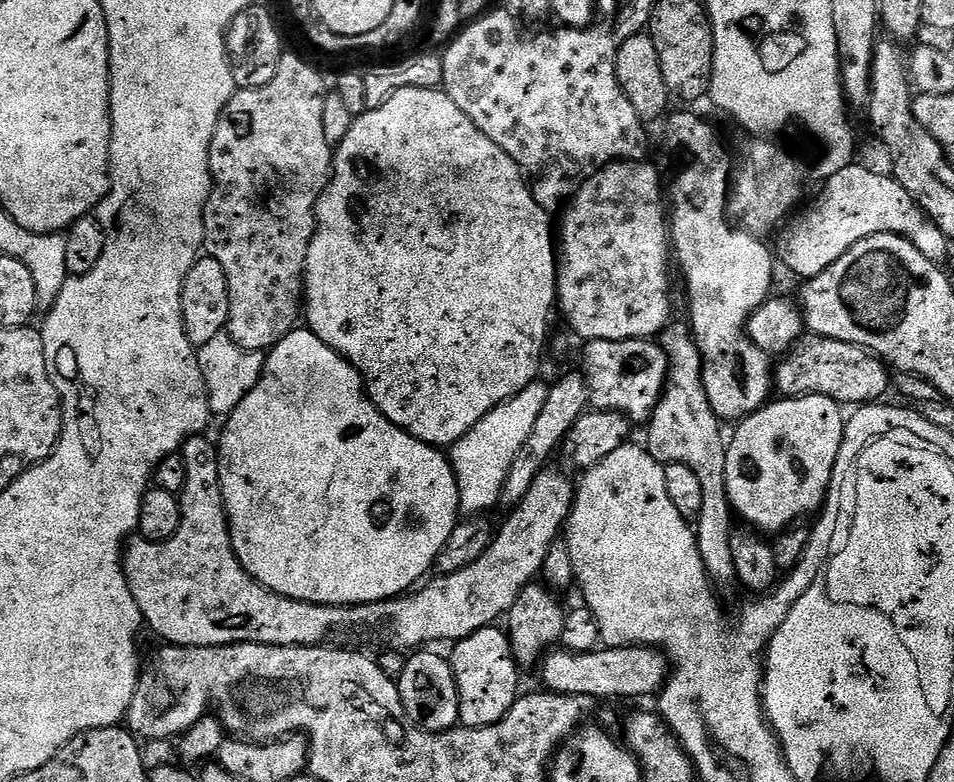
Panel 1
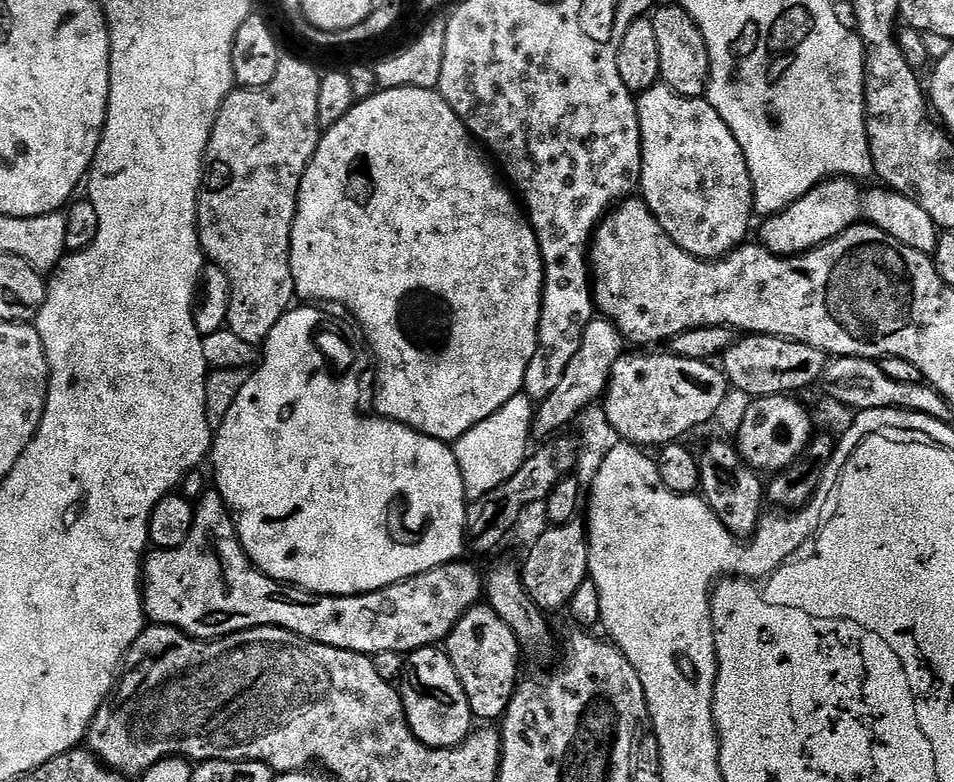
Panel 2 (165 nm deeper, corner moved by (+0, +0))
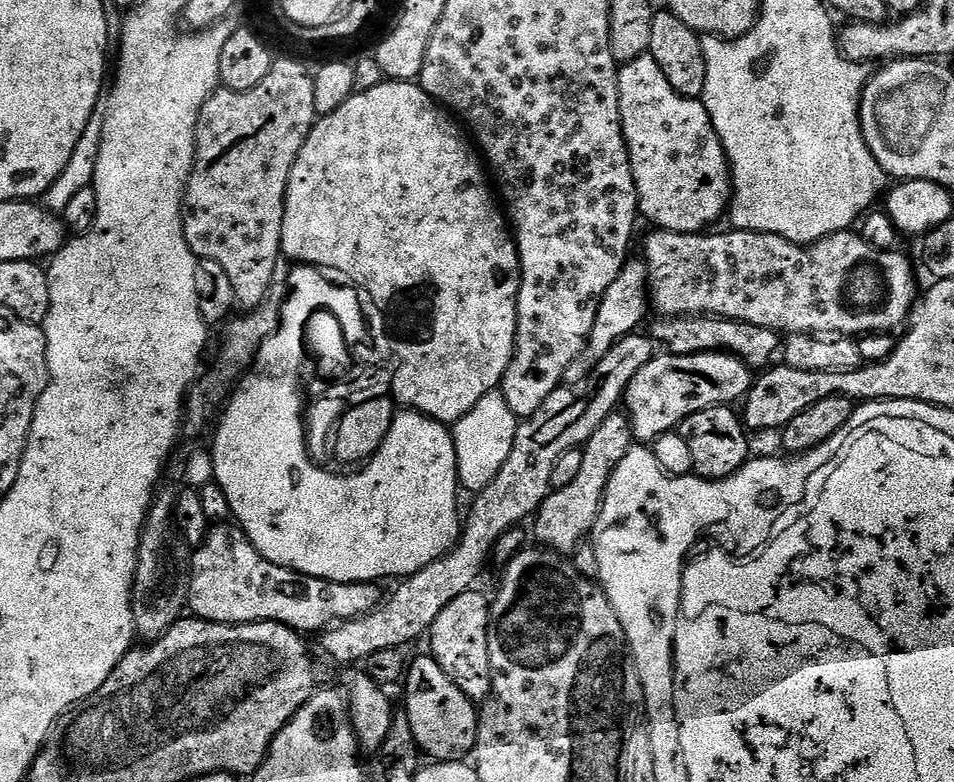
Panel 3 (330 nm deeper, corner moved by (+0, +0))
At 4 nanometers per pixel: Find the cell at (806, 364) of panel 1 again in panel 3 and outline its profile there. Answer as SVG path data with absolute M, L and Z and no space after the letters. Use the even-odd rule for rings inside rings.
M669 316L656 318L650 335L657 345L664 344L673 356L693 356L703 352L727 352L737 356L745 366L764 370L773 363L782 348L782 340L771 328L759 328L741 320L724 320L721 316ZM772 360L772 361L771 361ZM760 368L760 369L759 369Z

